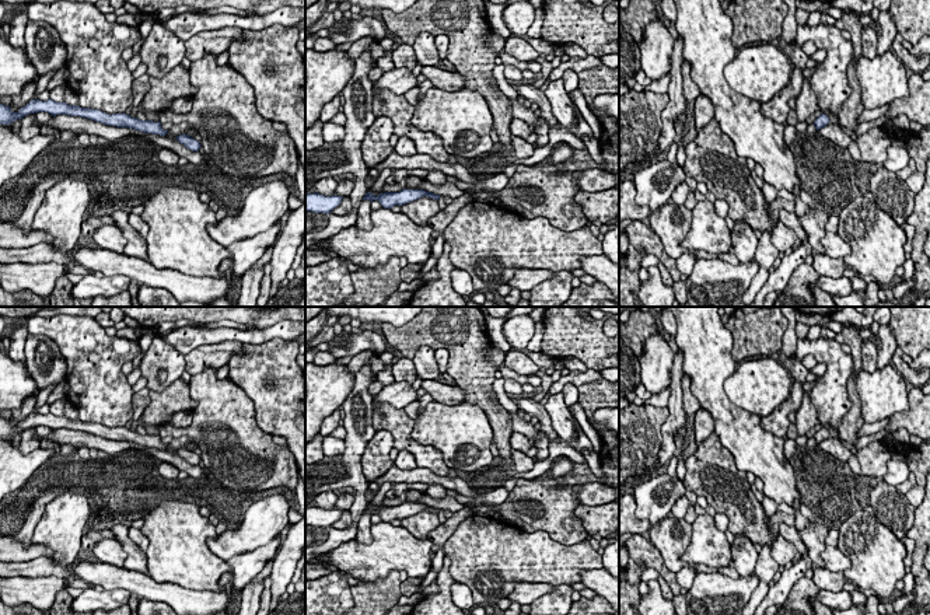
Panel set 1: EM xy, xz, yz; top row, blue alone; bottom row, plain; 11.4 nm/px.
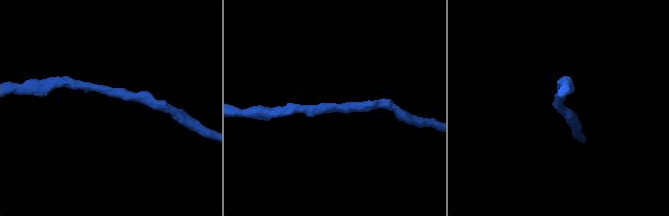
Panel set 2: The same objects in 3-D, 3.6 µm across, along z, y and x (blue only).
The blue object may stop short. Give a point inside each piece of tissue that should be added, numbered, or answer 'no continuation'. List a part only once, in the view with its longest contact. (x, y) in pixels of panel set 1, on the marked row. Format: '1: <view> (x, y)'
no continuation

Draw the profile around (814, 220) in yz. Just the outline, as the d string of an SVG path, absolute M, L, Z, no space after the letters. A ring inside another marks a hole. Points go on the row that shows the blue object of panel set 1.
M808 206L805 209L805 214L797 217L805 234L808 235L808 242L811 244L812 249L824 255L825 249L821 240L824 238L826 231L825 224L828 221L828 217L829 216L826 213L818 209L810 209Z

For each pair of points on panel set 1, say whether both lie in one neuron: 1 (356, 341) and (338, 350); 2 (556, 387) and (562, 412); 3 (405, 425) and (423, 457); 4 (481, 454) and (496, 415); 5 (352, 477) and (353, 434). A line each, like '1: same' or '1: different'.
1: same
2: different
3: same
4: different
5: same

